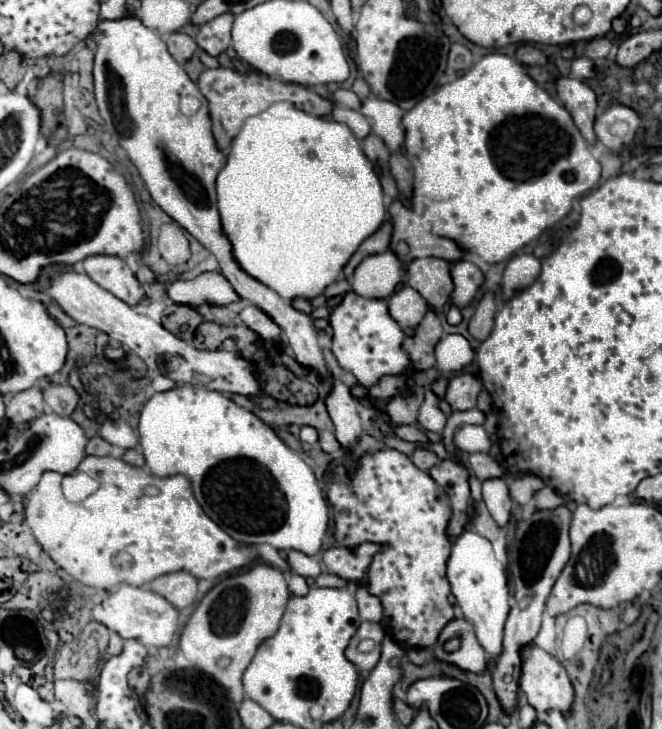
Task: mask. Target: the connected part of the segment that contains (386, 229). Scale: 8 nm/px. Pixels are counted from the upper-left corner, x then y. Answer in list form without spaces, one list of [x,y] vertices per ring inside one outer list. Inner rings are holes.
[[[385,221],[379,231],[375,231],[369,239],[365,239],[361,243],[361,247],[353,253],[353,257],[349,259],[349,263],[345,265],[345,277],[351,277],[355,267],[367,257],[367,255],[377,255],[377,253],[383,253],[389,249],[389,241],[391,241],[391,223]]]

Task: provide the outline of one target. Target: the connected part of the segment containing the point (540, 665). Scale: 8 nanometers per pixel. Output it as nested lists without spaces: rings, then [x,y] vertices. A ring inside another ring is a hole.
[[[529,645],[523,649],[523,669],[521,669],[519,685],[521,685],[521,691],[527,695],[527,701],[539,713],[547,713],[549,709],[557,709],[561,713],[571,711],[575,691],[573,691],[573,685],[571,685],[571,679],[569,679],[565,667],[555,657],[551,657],[543,649],[537,649],[535,645]]]

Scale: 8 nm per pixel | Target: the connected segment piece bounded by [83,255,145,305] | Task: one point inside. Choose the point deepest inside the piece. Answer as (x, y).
(112, 273)

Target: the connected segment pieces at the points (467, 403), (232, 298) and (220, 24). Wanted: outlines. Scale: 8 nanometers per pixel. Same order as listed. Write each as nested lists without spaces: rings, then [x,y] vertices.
[[[459,373],[449,381],[445,399],[453,411],[467,411],[475,407],[479,393],[481,393],[481,379],[471,373]]]
[[[205,271],[193,279],[175,279],[167,287],[167,297],[177,305],[201,309],[203,305],[229,305],[239,301],[231,283],[219,271]]]
[[[223,13],[223,15],[215,17],[213,21],[201,25],[201,31],[199,31],[195,41],[209,55],[217,57],[231,43],[231,27],[233,27],[233,15],[231,13]]]

